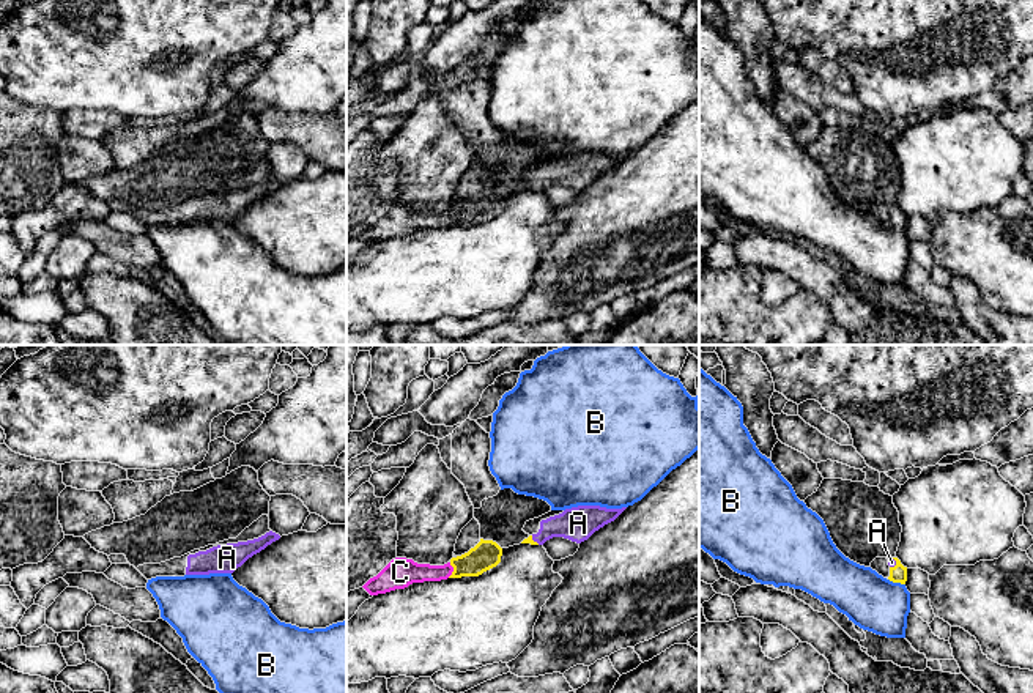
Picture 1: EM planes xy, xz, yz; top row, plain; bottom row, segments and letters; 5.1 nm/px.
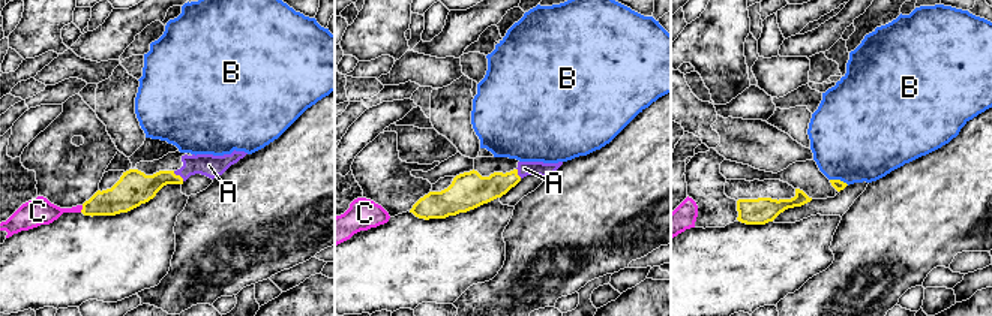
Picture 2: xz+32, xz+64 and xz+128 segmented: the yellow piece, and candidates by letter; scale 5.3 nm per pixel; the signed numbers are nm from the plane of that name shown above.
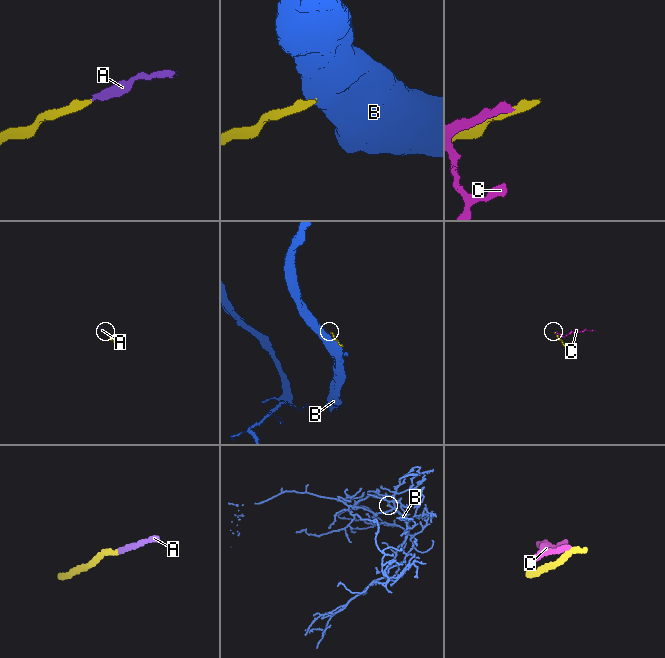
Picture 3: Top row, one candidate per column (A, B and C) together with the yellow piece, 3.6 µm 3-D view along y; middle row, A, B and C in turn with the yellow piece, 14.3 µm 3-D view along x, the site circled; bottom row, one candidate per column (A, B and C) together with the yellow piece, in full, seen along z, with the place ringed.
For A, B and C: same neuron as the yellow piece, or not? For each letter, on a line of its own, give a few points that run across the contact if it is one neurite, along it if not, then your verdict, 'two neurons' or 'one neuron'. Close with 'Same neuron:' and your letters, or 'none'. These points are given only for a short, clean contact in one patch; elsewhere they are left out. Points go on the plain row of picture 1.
A: line yz (898, 221), (896, 211), (892, 210); one neuron
B: line yz (888, 226), (904, 232); two neurons
C: line xz (451, 210), (452, 219), (448, 224); two neurons
Same neuron: A

